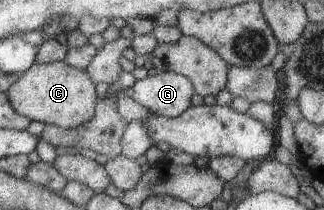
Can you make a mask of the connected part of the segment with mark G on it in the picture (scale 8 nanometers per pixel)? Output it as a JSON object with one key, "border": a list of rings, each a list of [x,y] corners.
{"border":[[[160,71],[154,76],[138,79],[129,89],[133,100],[154,115],[175,117],[190,107],[193,86],[187,76]]]}

